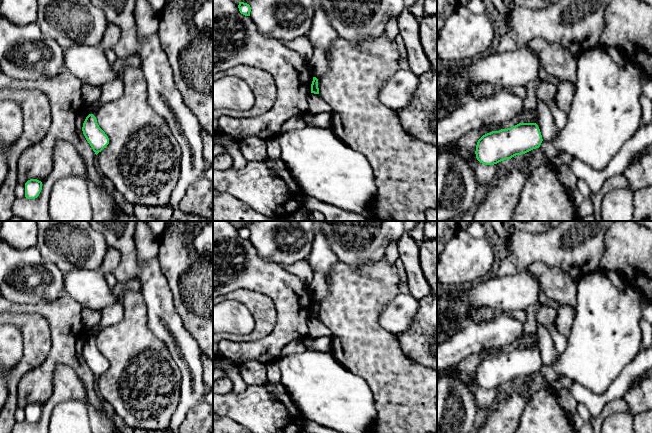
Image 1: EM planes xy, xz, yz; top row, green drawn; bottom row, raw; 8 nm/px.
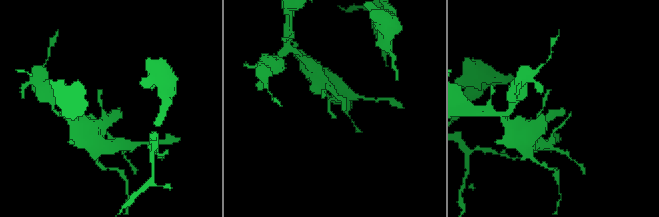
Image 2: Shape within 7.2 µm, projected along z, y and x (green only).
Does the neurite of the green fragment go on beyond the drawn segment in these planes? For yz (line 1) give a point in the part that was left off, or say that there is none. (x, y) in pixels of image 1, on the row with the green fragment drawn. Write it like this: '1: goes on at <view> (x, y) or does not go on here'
1: does not go on here

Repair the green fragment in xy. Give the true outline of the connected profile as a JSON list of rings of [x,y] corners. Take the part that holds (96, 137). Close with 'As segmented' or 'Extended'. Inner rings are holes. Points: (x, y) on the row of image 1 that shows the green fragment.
[[[89,114],[86,117],[82,131],[96,155],[109,144],[108,136],[99,127],[96,117],[93,114]]]. As segmented

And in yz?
[[[519,123],[483,135],[477,142],[475,154],[480,163],[494,165],[539,148],[542,141],[536,123]]]. As segmented

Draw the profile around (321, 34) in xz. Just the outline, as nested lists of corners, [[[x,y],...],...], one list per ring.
[[[320,5],[314,7],[315,14],[308,32],[309,40],[313,46],[313,56],[309,60],[313,77],[319,79],[328,69],[330,48],[338,37],[331,26],[330,20]]]

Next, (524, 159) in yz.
[[[530,151],[525,154],[519,155],[517,158],[515,158],[515,160],[519,165],[521,165],[524,168],[527,168],[531,160]]]

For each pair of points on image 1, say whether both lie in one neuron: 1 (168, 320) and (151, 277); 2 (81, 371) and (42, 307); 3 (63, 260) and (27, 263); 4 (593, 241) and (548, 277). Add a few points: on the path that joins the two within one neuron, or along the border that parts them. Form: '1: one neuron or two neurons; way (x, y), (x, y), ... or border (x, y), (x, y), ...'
1: one neuron; way (160, 309), (159, 299), (154, 288)
2: one neuron; way (71, 355), (67, 350), (66, 331), (58, 323)
3: two neurons; border (36, 246), (40, 255), (53, 263), (63, 275)
4: two neurons; border (535, 263), (559, 268), (577, 281)

